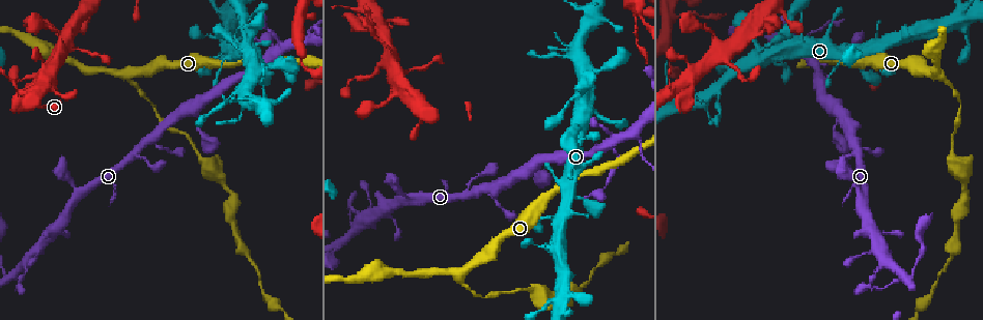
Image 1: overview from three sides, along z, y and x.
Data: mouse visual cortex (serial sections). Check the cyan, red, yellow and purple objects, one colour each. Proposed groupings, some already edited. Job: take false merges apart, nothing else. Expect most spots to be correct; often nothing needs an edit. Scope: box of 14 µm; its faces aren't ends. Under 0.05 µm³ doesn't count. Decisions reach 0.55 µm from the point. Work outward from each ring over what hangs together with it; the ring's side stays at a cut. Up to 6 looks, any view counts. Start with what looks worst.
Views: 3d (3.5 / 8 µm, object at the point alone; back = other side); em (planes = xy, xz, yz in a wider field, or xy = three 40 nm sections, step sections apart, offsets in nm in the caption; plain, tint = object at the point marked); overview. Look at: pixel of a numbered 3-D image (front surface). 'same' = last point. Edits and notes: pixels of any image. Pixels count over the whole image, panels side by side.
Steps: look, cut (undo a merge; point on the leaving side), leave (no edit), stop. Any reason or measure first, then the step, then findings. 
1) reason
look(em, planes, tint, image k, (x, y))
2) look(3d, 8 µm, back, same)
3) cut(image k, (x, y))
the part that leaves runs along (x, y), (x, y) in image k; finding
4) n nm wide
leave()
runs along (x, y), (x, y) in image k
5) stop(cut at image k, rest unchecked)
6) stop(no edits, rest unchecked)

a fork
look(3d, 3.5 µm, image 1, (268, 58))

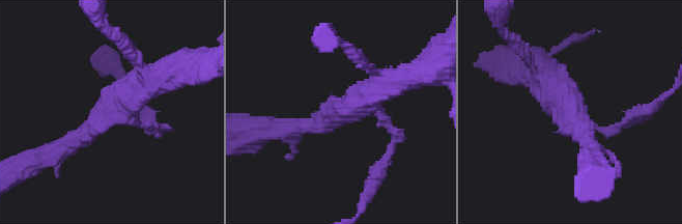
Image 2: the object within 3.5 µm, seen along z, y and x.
3 arms; arms of 150, 250, 400 nm
look(em, planes, tint, image 2, (114, 105))

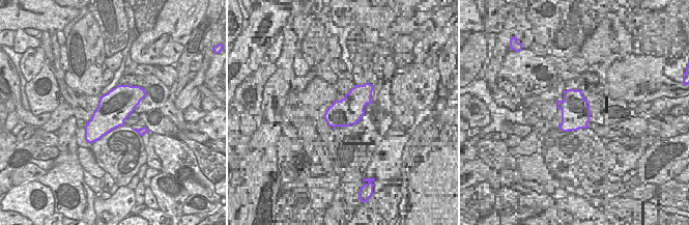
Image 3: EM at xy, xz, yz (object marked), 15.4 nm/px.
leave()
runs along (62, 148), (130, 91), (165, 76) in image 2; continuous, no second cell

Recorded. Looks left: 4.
look(3d, 3.5 µm, image 1, (955, 89))

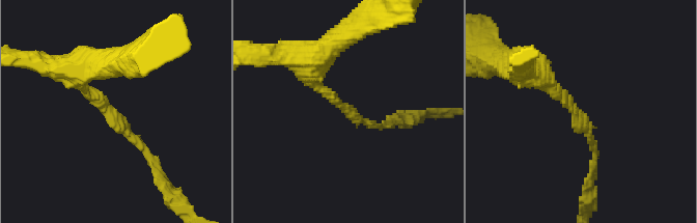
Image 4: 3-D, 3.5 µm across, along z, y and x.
arms of 150, 350 nm; need the tissue
look(em, xy, step 3, tint, image 4, (106, 110))

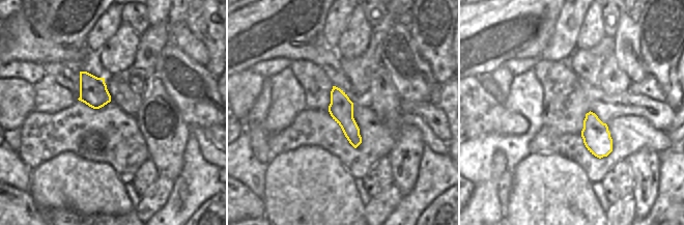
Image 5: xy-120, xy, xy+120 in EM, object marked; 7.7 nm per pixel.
cut it another way
look(em, xy, step 2, tint, same)

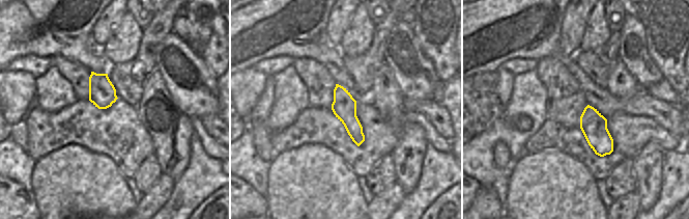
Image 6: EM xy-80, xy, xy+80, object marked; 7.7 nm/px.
leave()
runs along (81, 64), (84, 90), (150, 160) in image 4; one cell here

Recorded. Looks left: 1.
four or more arms meet
look(3d, 3.5 µm, image 1, (970, 13))

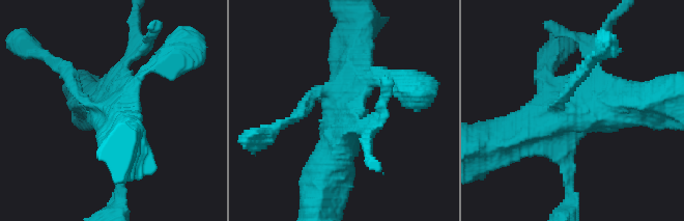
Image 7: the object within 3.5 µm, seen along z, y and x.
leave()
runs along (495, 146), (556, 111), (617, 108) in image 7; one cell here

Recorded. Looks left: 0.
stop(no edits, rest unchecked)

